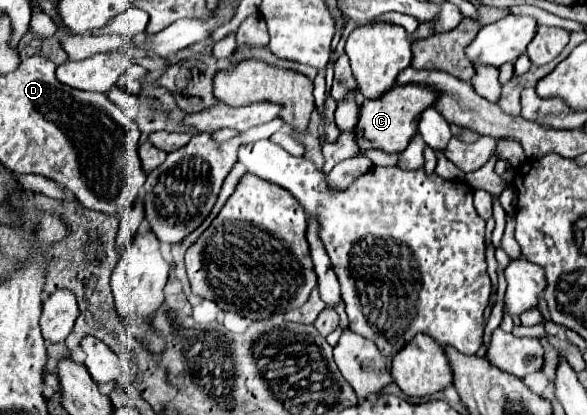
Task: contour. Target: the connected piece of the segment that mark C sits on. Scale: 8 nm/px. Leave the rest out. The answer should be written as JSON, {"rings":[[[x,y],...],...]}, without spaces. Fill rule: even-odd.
{"rings":[[[406,84],[406,86],[394,86],[390,92],[386,92],[378,100],[364,100],[360,108],[360,122],[356,130],[356,142],[360,150],[380,148],[386,152],[404,152],[412,140],[414,134],[418,134],[418,116],[434,106],[438,94],[430,86],[422,84]]]}

